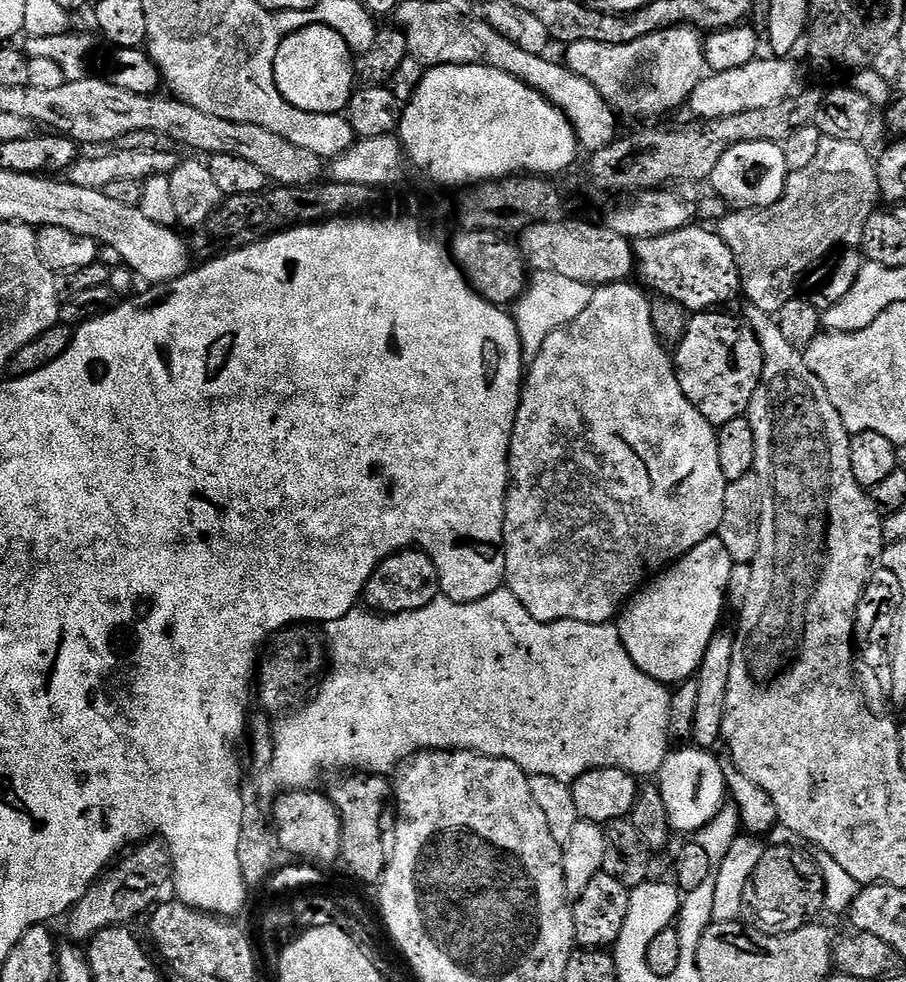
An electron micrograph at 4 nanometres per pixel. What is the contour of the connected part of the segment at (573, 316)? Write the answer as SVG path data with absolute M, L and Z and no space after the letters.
M531 273L528 287L525 288L510 312L512 321L518 326L525 361L535 360L538 350L542 350L546 338L550 338L550 334L554 334L554 330L562 330L562 326L574 322L578 318L578 314L582 314L582 310L586 310L586 306L590 306L593 291L593 285L573 282L570 278L558 274Z

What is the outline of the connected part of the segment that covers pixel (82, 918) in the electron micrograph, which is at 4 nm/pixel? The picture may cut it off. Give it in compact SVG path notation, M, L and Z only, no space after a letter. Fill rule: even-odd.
M152 846L137 847L117 859L99 880L89 886L86 894L82 894L82 898L66 916L69 941L87 942L106 928L131 925L131 920L139 912L147 913L157 903L156 887L160 880L169 879L170 857L161 847L148 847Z

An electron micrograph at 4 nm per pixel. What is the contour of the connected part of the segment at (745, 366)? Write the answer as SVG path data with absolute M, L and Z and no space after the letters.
M727 311L695 313L689 319L685 337L674 351L676 378L682 394L714 426L734 422L747 413L764 369L759 335L724 312Z

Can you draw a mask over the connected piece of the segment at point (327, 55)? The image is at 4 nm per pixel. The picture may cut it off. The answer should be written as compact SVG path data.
M312 24L281 39L274 58L274 78L282 98L303 112L340 114L348 107L354 91L354 54L334 30Z

